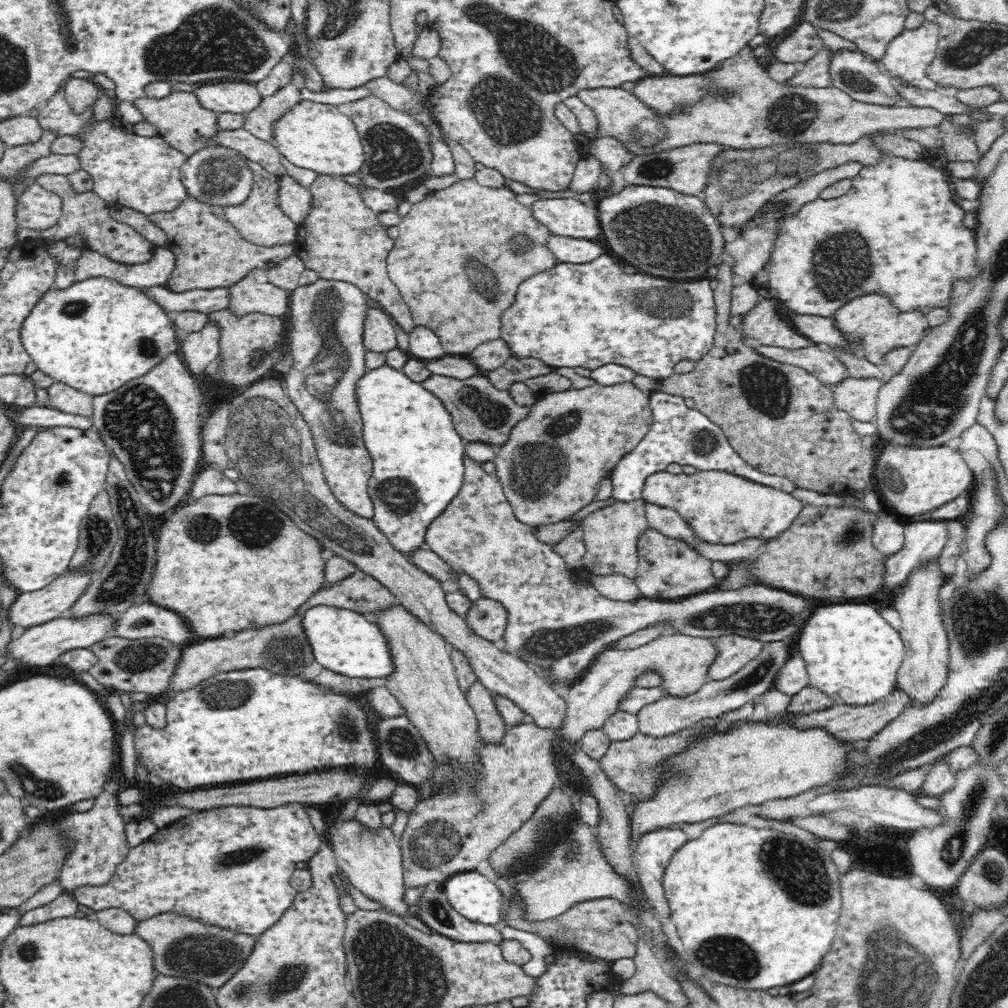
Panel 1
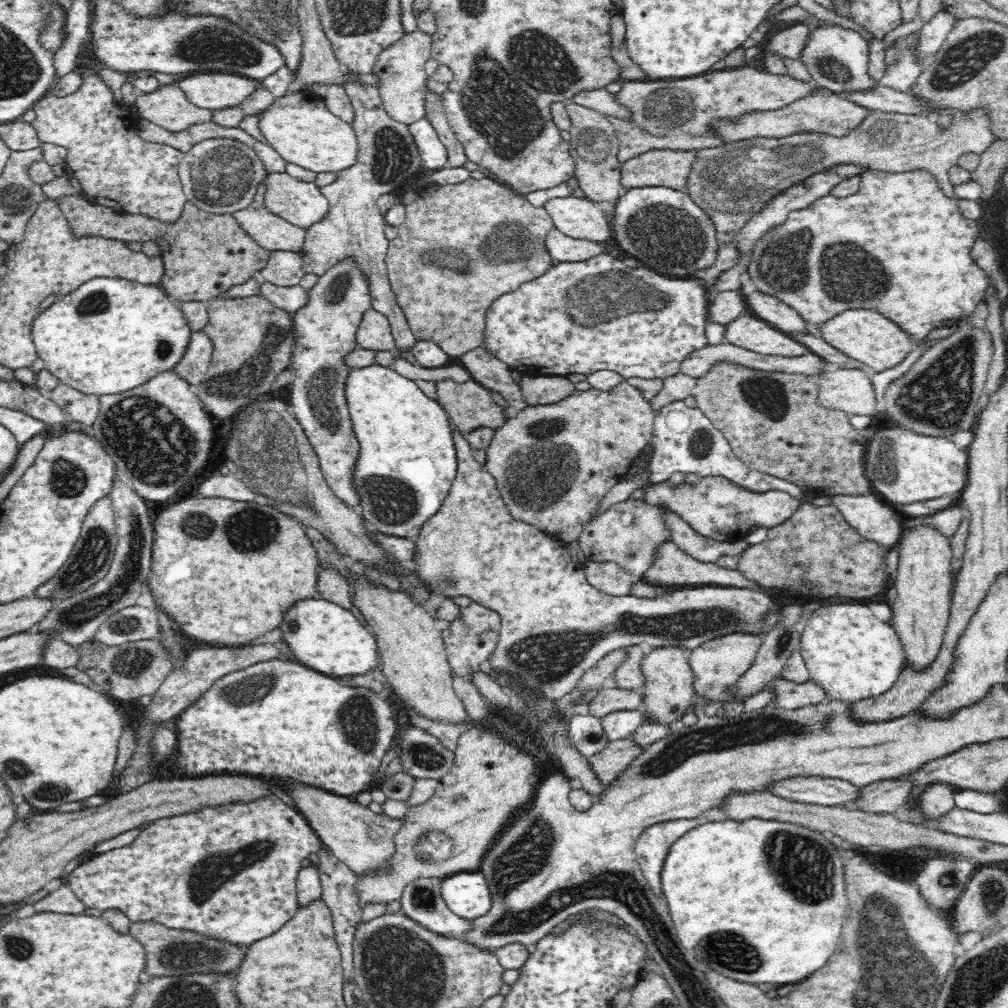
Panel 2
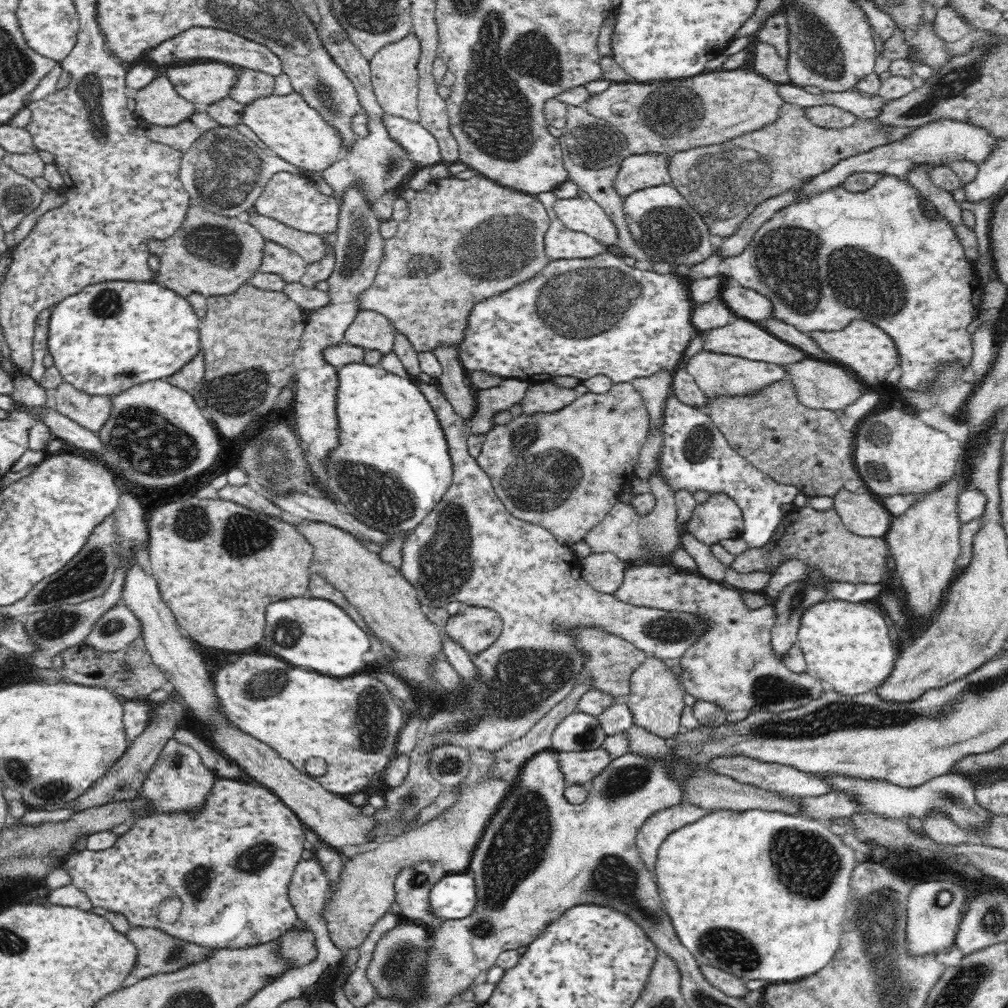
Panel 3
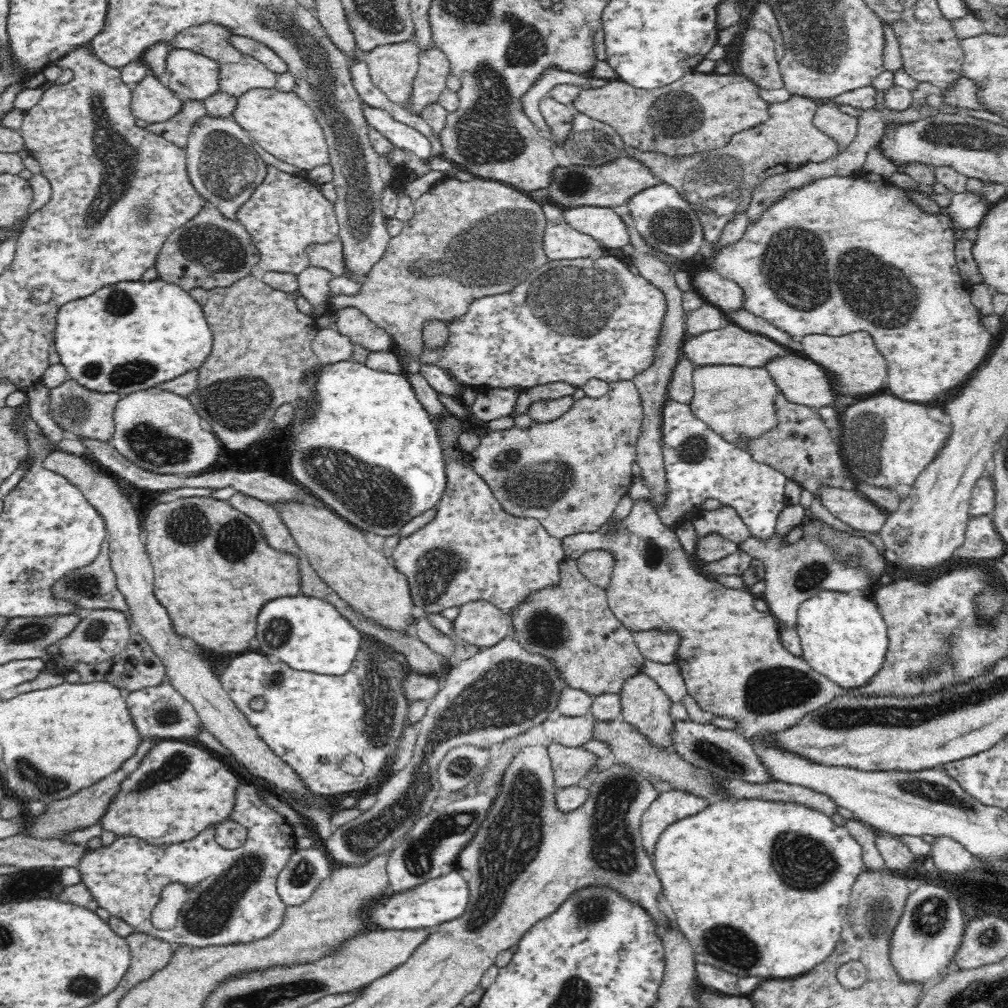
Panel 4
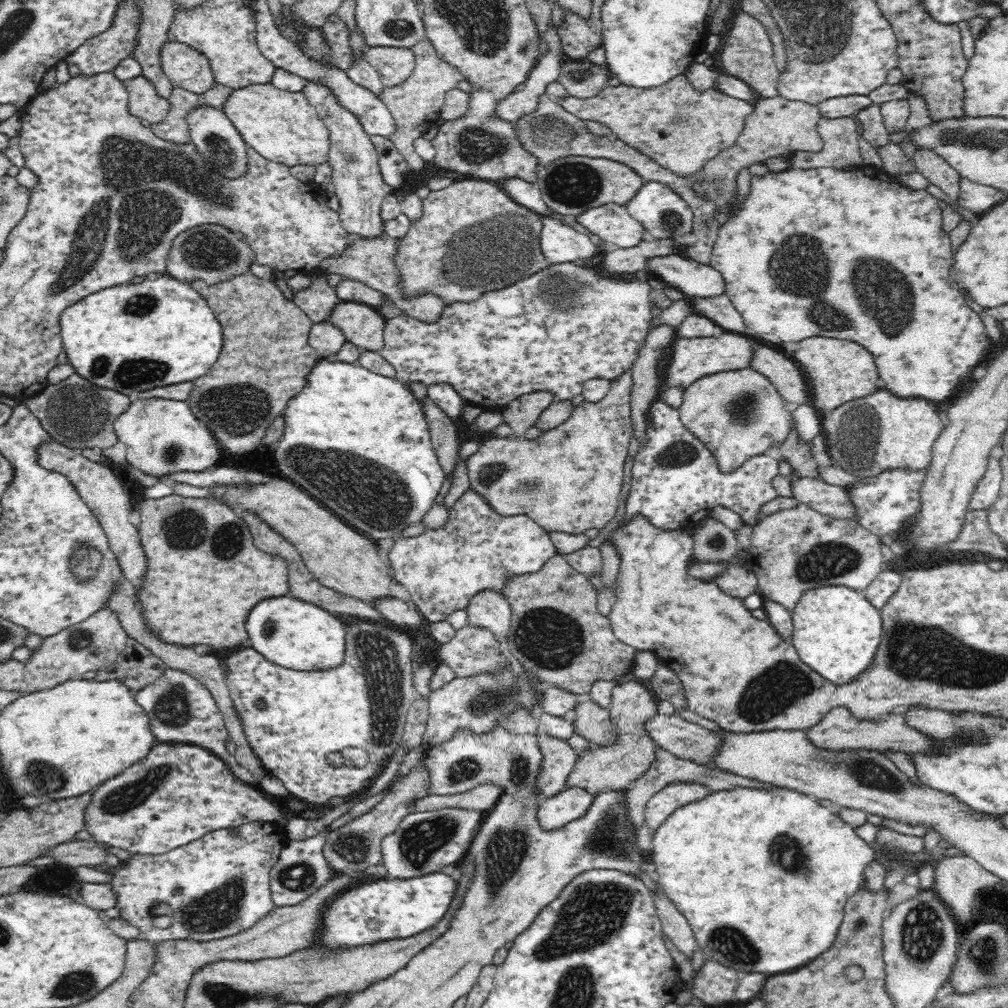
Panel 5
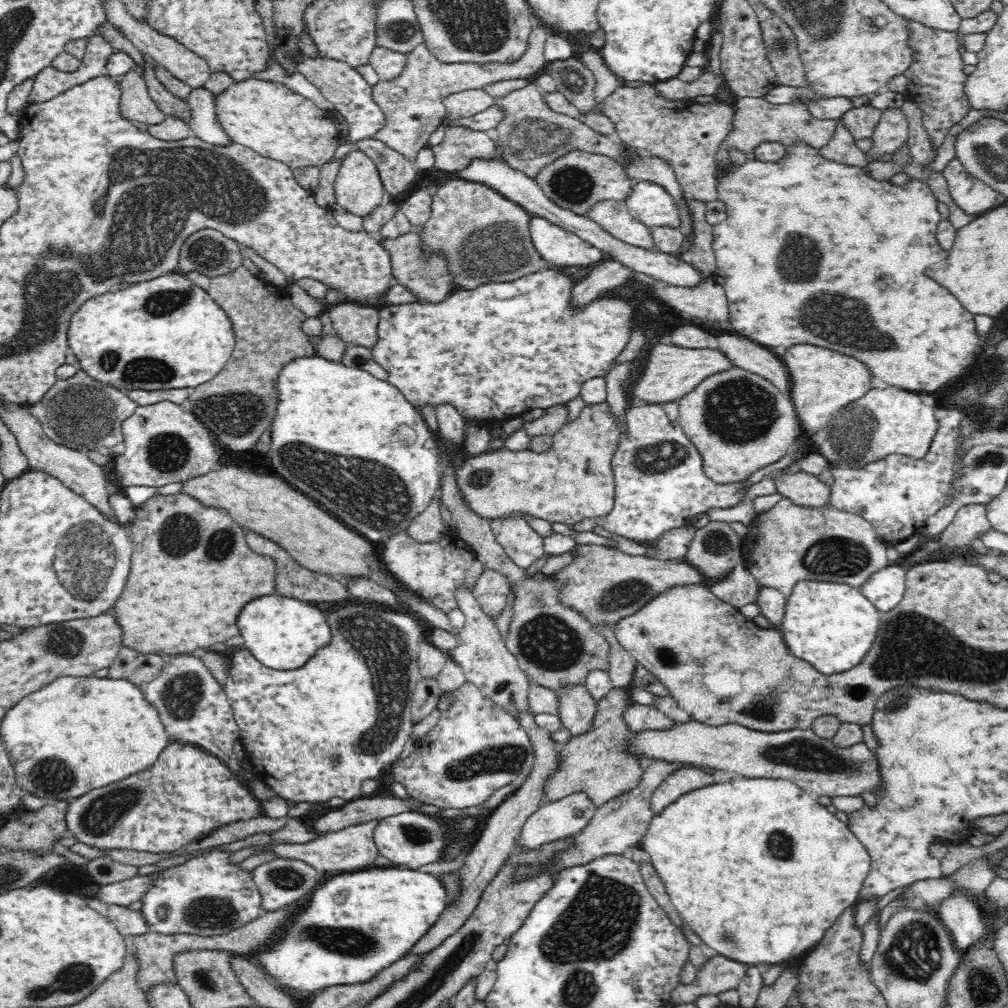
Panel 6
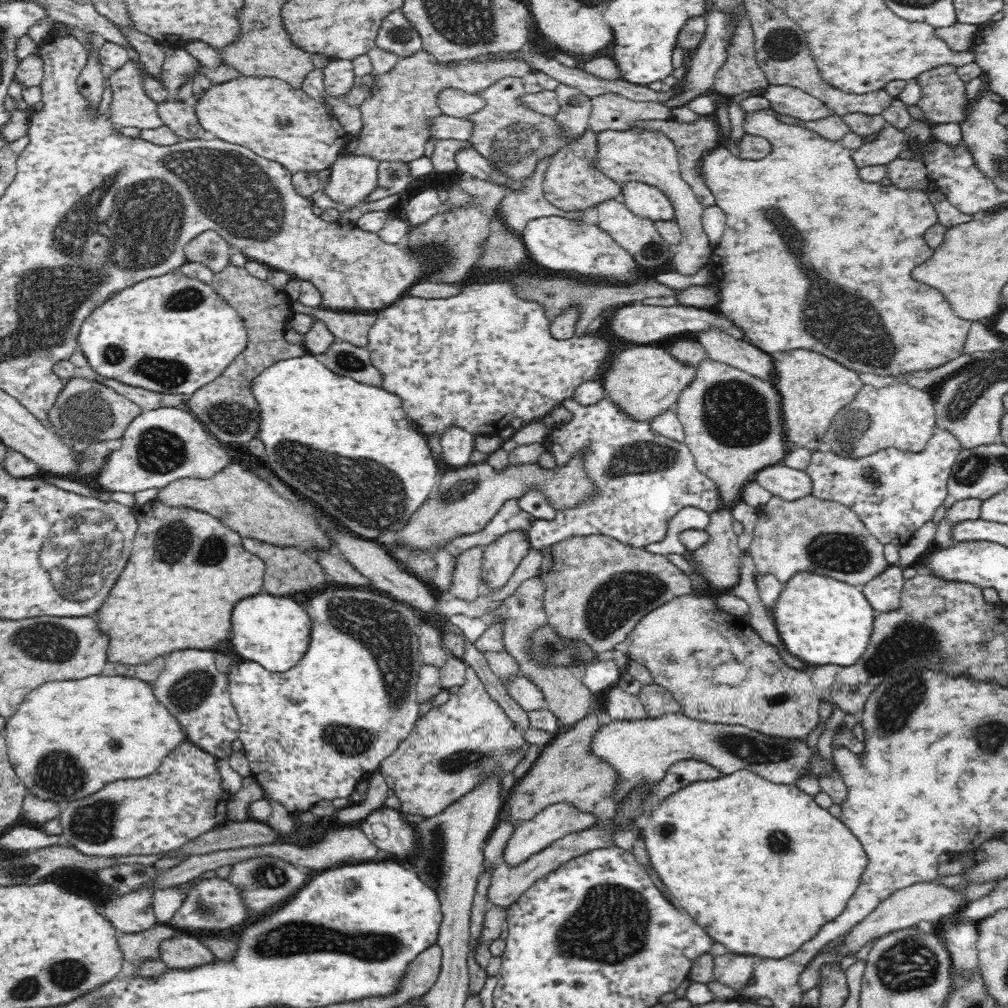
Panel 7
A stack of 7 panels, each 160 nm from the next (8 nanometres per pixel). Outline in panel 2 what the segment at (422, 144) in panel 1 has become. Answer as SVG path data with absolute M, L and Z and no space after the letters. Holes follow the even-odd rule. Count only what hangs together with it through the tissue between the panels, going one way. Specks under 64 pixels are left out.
M345 68L345 90L352 103L355 116L353 130L357 138L356 161L346 170L335 173L335 180L321 189L321 194L329 201L329 211L326 218L319 223L313 224L307 228L304 244L302 245L301 255L303 260L303 269L305 273L316 274L321 277L327 270L330 270L334 264L353 256L357 260L359 267L367 276L370 285L371 308L376 309L386 316L391 324L391 334L394 337L394 352L402 358L407 352L412 352L417 343L408 326L408 321L404 317L402 309L398 307L394 293L390 289L390 281L387 278L385 256L389 241L384 237L384 226L386 226L385 215L380 212L377 201L387 193L395 198L402 199L406 192L412 190L414 184L425 176L429 171L433 174L435 170L421 168L420 153L416 148L416 143L410 135L408 125L400 124L388 116L382 107L382 100L376 87L359 80L362 74L354 73Z

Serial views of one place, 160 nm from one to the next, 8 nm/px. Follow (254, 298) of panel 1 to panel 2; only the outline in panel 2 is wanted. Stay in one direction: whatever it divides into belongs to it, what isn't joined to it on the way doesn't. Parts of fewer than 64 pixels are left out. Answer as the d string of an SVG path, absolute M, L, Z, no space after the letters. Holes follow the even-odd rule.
M263 282L259 294L265 296L269 302L278 308L295 313L305 304L308 304L308 290L303 286L278 286L272 283Z

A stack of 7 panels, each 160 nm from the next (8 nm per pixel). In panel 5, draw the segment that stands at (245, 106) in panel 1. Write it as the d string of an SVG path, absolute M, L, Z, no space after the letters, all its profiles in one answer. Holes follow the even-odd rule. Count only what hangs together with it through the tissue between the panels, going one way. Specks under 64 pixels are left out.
M166 40L159 52L163 72L173 86L201 96L216 84L206 56L191 46Z

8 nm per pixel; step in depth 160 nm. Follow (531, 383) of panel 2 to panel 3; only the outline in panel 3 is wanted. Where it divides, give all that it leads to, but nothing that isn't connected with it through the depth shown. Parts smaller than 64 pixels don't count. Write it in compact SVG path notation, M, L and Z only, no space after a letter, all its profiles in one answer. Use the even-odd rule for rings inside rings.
M550 380L530 384L519 405L526 415L553 413L561 411L577 398L574 389L562 388L556 381Z

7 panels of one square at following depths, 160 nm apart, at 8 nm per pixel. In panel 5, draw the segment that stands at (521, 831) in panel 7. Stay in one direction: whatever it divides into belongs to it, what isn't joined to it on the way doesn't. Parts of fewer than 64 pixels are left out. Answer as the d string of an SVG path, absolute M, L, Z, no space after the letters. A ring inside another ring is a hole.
M572 787L542 801L536 817L542 831L556 831L586 816L594 797L586 789Z

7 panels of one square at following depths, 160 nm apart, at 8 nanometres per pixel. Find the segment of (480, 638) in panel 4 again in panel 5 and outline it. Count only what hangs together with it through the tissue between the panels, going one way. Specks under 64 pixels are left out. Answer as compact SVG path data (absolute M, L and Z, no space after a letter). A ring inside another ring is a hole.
M486 588L469 601L467 622L472 626L487 628L495 637L504 641L510 630L511 607L500 590Z

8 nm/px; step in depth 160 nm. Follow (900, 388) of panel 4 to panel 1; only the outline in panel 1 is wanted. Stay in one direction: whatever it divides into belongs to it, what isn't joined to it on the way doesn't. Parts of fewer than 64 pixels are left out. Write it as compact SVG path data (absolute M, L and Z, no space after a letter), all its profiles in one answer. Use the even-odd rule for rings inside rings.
M888 157L876 166L862 167L861 171L851 179L852 188L845 196L832 200L818 198L810 203L803 204L794 214L786 216L781 224L781 231L776 237L770 256L762 268L768 274L765 283L767 294L774 294L777 302L788 311L803 315L816 315L826 318L832 317L835 312L855 298L876 293L884 295L892 301L892 305L900 312L920 311L925 315L935 308L948 308L951 305L952 284L958 278L974 278L978 274L976 266L976 238L974 230L962 226L965 211L958 205L956 198L949 188L947 173L944 169L930 166L930 163L920 160L910 160L902 157Z

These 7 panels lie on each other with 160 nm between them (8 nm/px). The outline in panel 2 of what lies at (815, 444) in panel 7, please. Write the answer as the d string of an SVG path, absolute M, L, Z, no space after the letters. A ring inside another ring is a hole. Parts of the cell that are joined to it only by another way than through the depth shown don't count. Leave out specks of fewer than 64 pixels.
M866 309L841 312L833 319L822 323L820 333L822 333L821 338L824 341L838 349L843 355L849 356L862 365L866 364L866 366L872 367L872 370L877 373L900 364L914 346L912 339L896 323L878 311Z

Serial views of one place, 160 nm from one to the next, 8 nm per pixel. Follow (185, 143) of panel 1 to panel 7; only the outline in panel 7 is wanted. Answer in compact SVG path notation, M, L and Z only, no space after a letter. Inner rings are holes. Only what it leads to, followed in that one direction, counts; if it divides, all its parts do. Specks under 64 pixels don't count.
M131 59L114 72L107 72L107 85L112 91L112 101L109 104L111 124L116 128L134 127L142 130L154 130L163 126L157 111L157 104L152 101L144 89L146 78L151 76L141 65Z

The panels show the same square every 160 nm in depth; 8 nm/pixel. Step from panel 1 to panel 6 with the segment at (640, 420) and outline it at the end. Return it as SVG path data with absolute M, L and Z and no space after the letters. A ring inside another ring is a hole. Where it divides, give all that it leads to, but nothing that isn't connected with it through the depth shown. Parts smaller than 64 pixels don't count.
M607 402L586 405L580 416L552 436L553 444L547 452L511 451L508 449L488 450L475 457L469 457L455 468L456 487L474 514L482 519L506 517L512 512L525 512L550 522L576 524L586 518L604 516L610 512L614 502L614 475L610 460L618 444L618 427Z

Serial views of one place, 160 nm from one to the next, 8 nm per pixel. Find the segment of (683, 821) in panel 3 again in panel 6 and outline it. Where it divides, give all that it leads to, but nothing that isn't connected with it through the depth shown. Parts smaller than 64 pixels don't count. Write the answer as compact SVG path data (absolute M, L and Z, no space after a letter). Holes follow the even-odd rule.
M693 765L681 766L674 772L668 772L668 776L664 777L660 786L653 792L650 798L651 808L658 814L678 796L697 788L704 788L714 782L718 782L718 778L713 773Z

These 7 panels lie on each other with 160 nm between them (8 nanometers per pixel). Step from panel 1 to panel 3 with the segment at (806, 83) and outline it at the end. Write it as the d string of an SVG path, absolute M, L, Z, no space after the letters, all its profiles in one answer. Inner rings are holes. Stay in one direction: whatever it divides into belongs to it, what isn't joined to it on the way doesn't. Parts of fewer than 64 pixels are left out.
M716 70L691 76L686 80L670 79L653 83L613 83L607 90L591 94L591 98L582 104L591 116L604 119L619 129L626 137L627 149L631 154L670 153L707 147L725 143L736 136L744 135L778 119L778 110L784 104L779 96L780 85L767 80L765 76L748 70Z

